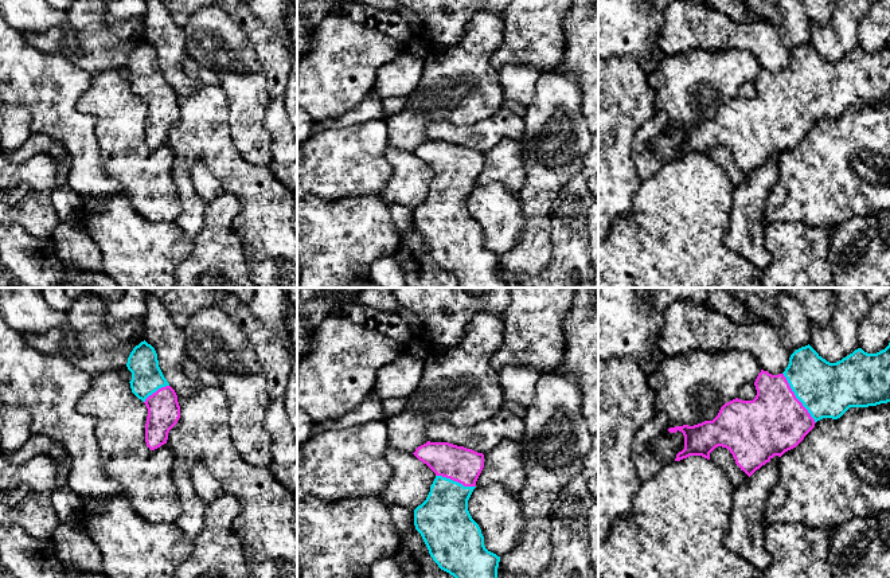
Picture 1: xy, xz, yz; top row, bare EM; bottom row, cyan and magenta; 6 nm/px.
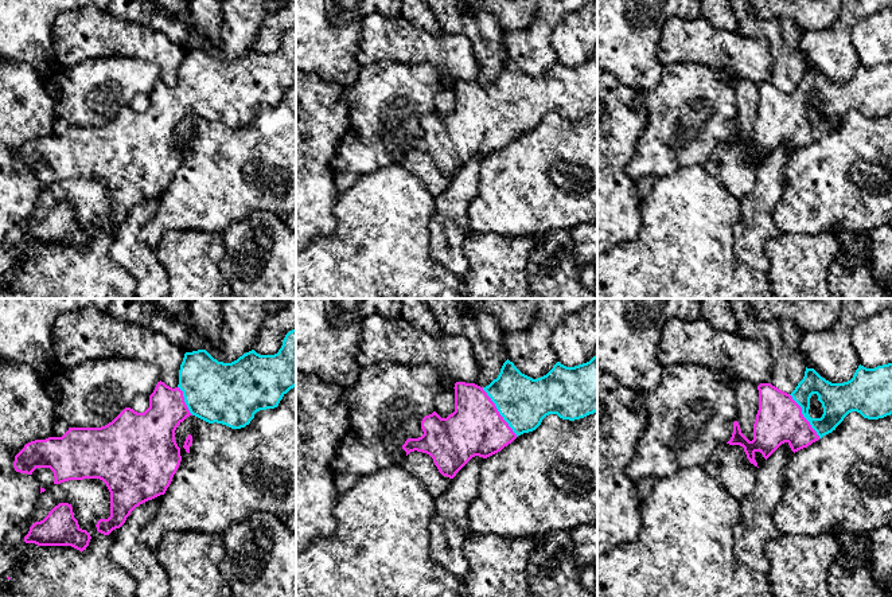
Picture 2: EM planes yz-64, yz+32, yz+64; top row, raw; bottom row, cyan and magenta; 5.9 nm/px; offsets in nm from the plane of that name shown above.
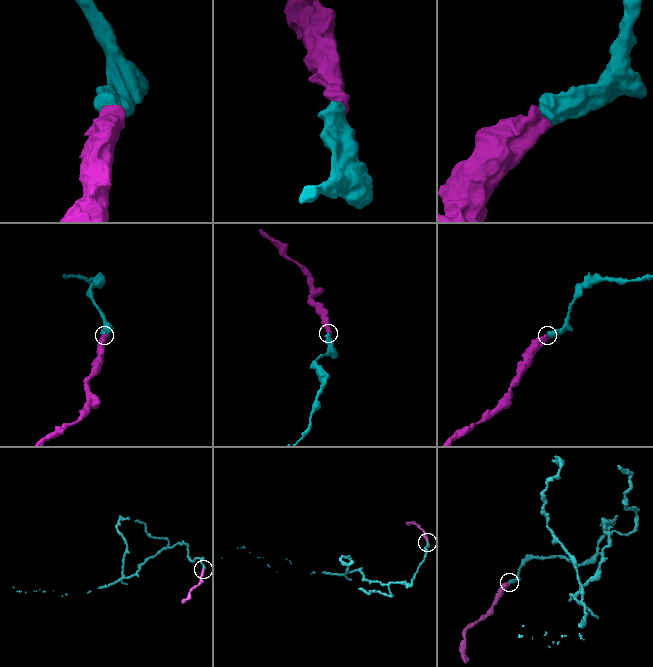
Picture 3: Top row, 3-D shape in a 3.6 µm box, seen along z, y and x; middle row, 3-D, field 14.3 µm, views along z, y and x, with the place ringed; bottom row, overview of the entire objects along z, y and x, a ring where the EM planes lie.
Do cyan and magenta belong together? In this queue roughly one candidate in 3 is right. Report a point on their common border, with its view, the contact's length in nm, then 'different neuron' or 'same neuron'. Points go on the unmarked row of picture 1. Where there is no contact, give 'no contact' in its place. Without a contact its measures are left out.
yz (796, 96) | 360 nm | same neuron

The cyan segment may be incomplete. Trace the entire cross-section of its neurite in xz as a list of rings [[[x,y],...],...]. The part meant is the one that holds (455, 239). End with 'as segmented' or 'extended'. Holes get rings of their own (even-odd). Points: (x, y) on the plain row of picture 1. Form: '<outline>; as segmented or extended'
[[[430,140],[418,145],[413,153],[436,172],[426,199],[414,208],[415,229],[421,233],[433,259],[457,278],[458,288],[505,288],[507,284],[497,277],[500,255],[485,247],[481,229],[468,210],[468,199],[484,167],[484,153],[449,141]]]; extended

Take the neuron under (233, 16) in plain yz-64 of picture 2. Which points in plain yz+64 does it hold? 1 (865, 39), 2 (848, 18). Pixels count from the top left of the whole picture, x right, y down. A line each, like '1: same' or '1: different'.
1: different
2: same

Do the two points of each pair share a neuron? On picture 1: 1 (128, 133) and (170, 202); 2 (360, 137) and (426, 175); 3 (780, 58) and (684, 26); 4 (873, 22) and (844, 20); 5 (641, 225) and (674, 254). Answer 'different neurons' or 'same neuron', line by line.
1: same neuron
2: different neurons
3: same neuron
4: different neurons
5: same neuron

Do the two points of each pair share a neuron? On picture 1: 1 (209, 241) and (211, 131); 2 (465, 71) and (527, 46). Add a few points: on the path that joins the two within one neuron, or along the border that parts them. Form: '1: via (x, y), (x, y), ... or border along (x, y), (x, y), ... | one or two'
1: border along (207, 203), (205, 223), (196, 233) | two
2: border along (503, 31), (503, 42), (491, 58), (495, 70) | two

